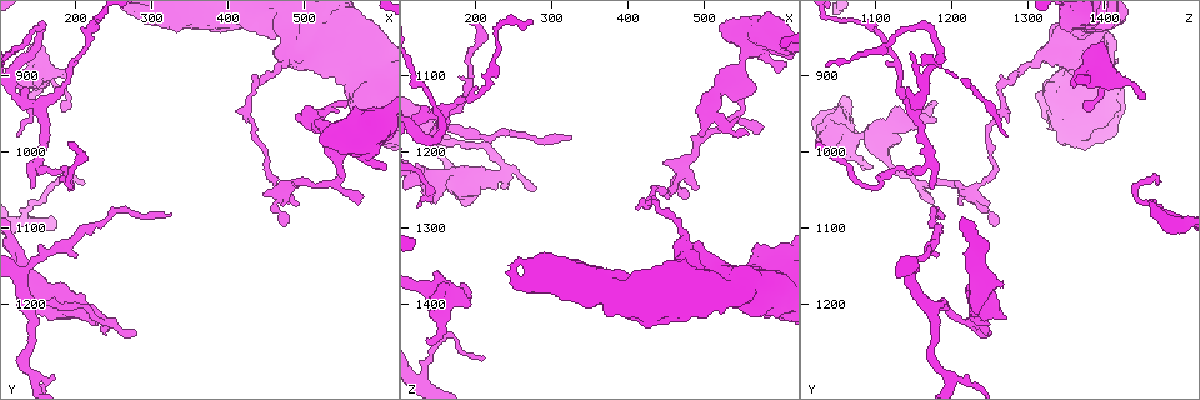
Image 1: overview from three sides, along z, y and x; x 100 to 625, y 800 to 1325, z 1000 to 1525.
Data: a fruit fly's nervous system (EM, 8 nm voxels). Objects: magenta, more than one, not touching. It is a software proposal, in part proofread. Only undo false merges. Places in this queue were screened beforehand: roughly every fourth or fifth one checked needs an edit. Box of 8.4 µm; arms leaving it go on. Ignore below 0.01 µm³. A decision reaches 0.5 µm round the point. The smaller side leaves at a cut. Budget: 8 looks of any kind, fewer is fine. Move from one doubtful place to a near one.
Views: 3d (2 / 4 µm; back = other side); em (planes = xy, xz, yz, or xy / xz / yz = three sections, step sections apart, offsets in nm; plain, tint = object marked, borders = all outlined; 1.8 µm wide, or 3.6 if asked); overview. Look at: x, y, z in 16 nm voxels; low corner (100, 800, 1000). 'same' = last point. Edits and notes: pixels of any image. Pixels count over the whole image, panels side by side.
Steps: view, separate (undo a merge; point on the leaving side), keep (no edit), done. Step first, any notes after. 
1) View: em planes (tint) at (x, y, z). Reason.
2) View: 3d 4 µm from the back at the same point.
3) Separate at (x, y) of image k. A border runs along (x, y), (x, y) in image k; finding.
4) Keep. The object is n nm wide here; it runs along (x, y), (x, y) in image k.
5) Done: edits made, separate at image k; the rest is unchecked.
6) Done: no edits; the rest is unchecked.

View: 3d 4 µm at (145, 1290, 1190). Abrupt turn.

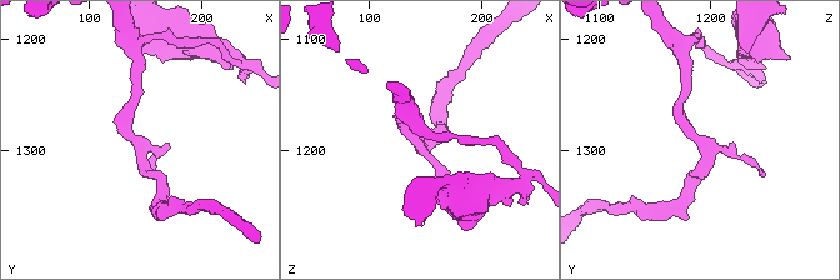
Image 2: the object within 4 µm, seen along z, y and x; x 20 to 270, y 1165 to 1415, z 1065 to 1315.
View: em planes (tint) at (144, 1294, 1194).

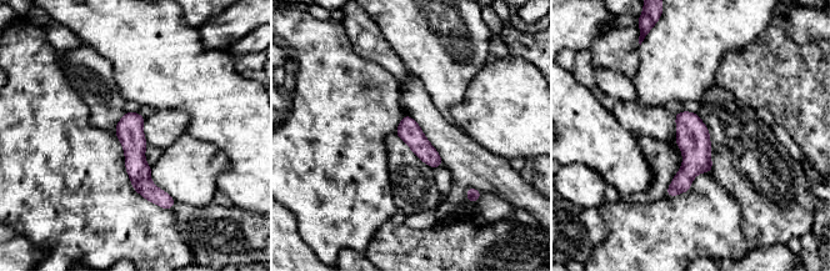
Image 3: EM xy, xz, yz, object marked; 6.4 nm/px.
Keep. All the same neuron.

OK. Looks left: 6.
View: 3d 2 µm at (190, 1045, 1095). Abrupt turn.

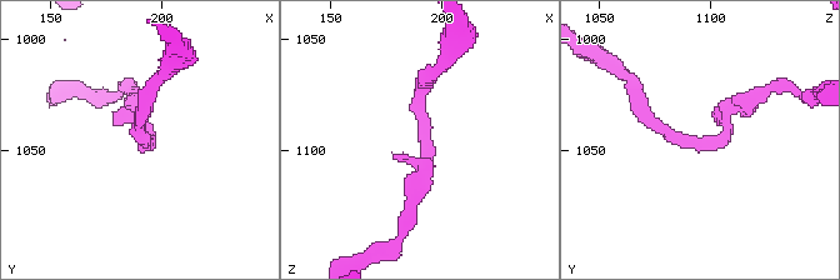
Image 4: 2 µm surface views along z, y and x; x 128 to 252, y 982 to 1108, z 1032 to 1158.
View: em xz step 8 (tint) at (191, 1047, 1092). Shape alone is not enough.

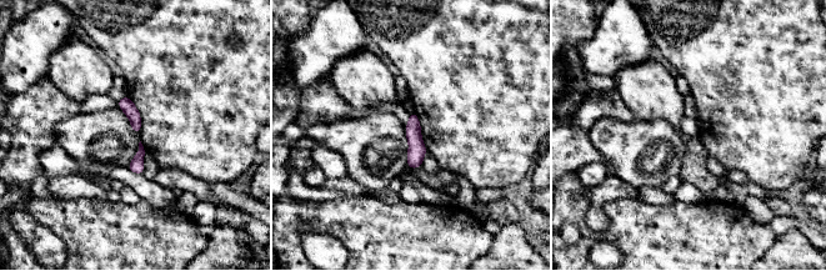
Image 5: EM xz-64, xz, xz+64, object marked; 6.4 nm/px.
View: em planes (tint) at the same point. Another direction.

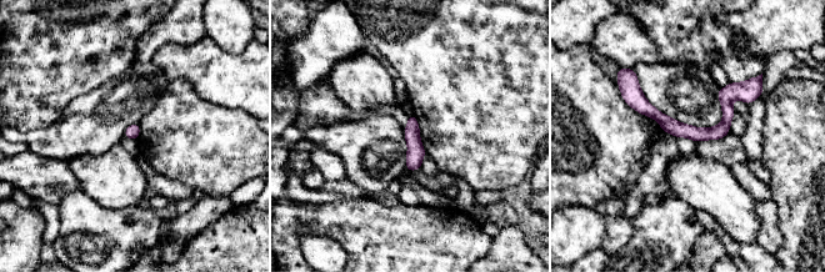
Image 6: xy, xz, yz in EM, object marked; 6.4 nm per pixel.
Keep. One neuron here.

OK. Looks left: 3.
View: 3d 4 µm at (155, 835, 1160). Abrupt turn.

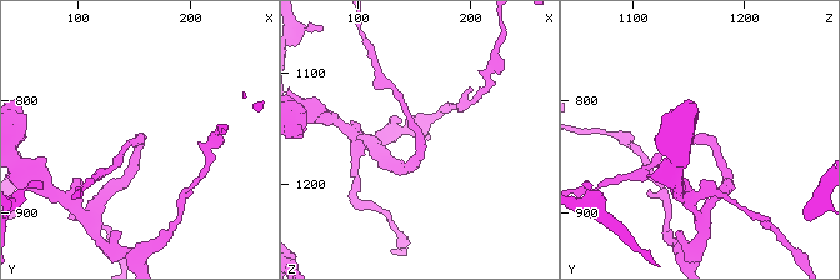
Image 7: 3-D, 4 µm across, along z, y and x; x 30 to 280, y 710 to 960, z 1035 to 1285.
View: em xy step 8 (tint) at (156, 834, 1164).

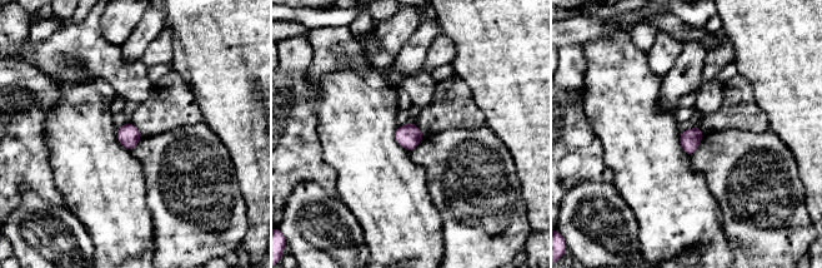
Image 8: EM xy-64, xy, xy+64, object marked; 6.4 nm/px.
Keep. One neuron here.

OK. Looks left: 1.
View: em xz step 8 (tint) at (470, 1055, 1225). Branch point.

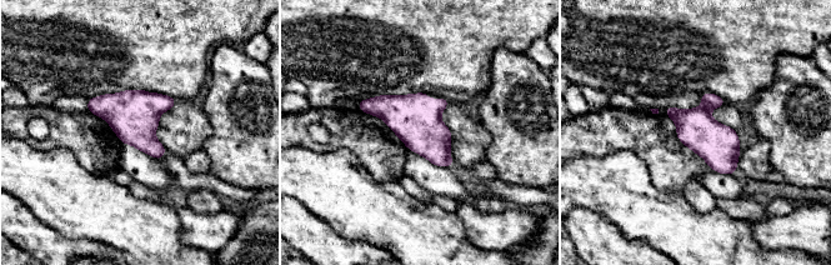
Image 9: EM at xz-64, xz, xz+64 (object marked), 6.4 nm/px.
Keep. One neuron here.

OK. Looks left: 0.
Done: no edits; the rest is unchecked.

